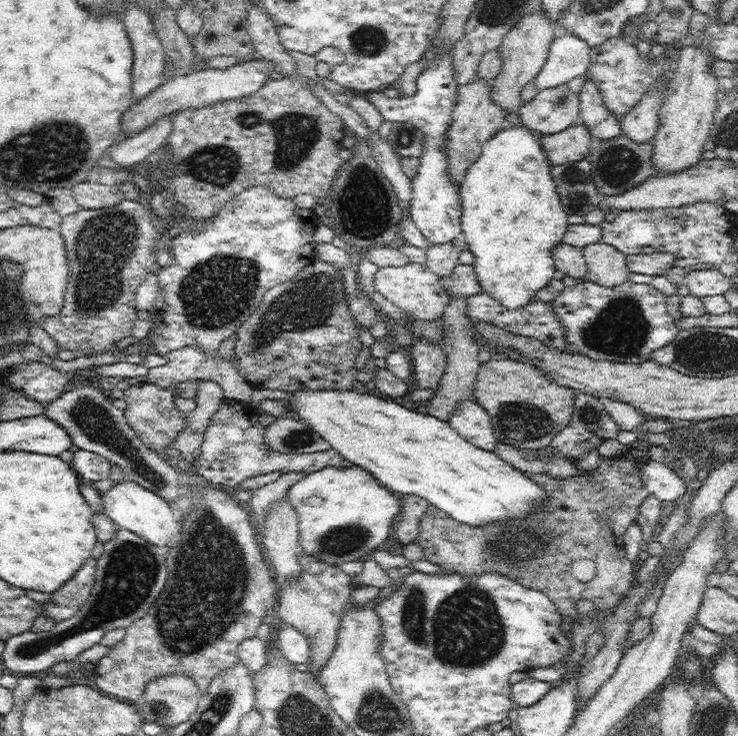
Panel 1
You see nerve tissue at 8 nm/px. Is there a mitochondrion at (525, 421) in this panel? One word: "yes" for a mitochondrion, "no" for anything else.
yes

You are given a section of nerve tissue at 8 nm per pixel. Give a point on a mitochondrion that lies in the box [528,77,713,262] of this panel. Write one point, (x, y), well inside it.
(617, 166)

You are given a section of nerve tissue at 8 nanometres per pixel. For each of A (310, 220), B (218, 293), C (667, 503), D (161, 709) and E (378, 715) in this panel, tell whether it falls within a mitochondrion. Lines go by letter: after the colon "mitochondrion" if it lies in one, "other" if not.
A: other
B: mitochondrion
C: other
D: mitochondrion
E: mitochondrion

